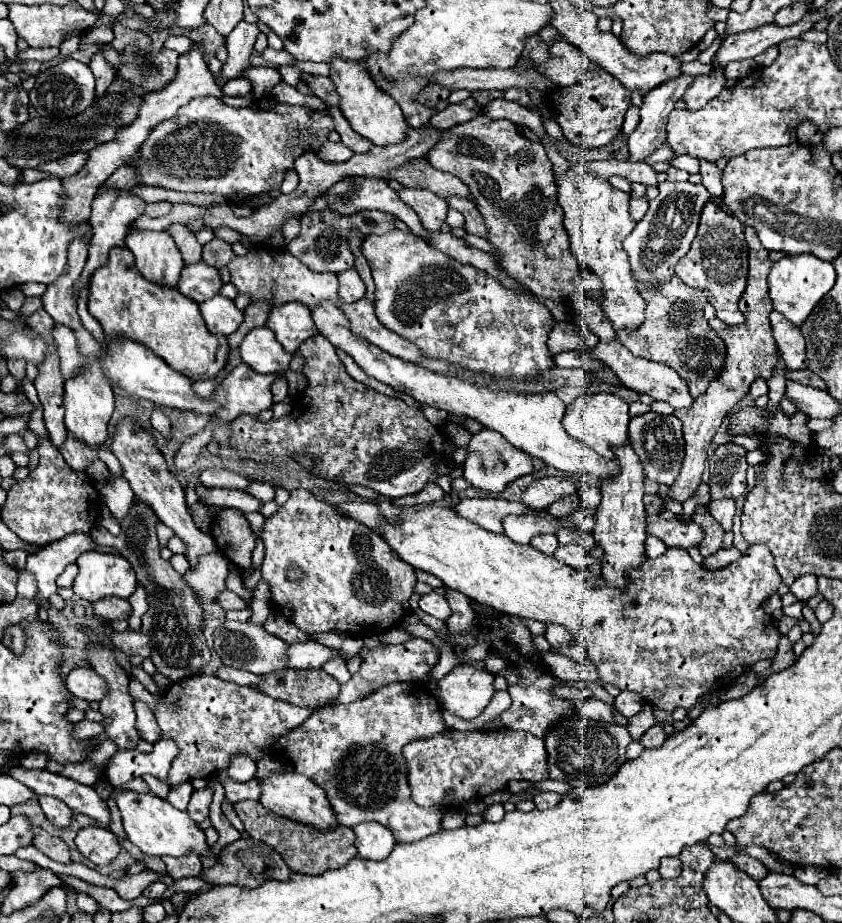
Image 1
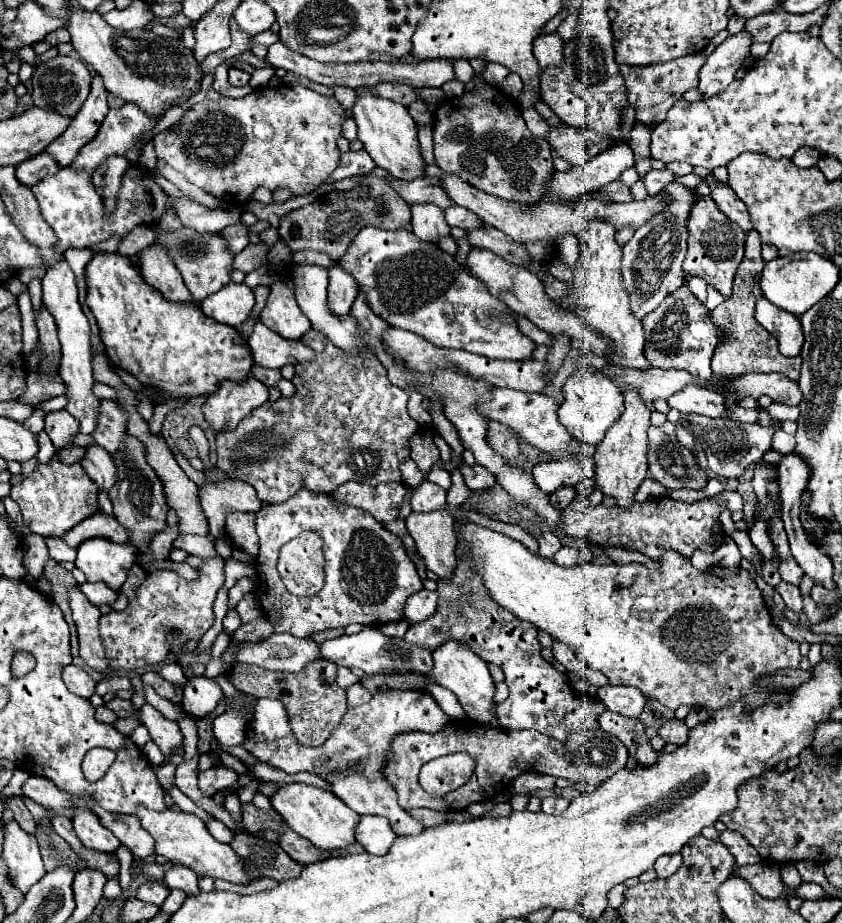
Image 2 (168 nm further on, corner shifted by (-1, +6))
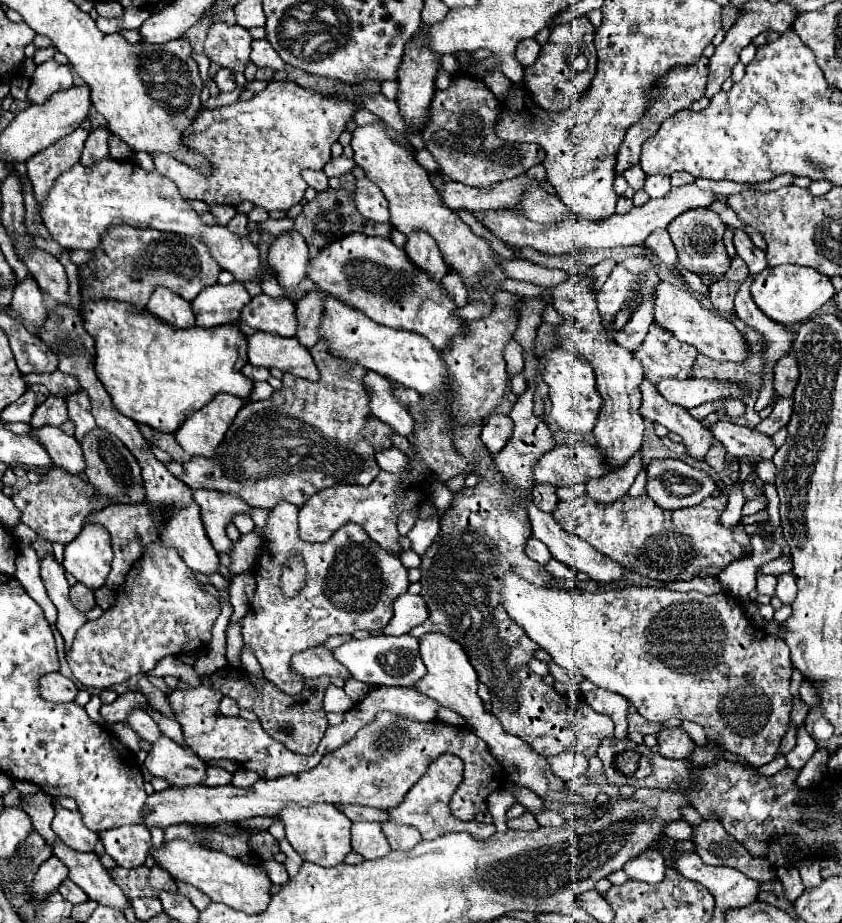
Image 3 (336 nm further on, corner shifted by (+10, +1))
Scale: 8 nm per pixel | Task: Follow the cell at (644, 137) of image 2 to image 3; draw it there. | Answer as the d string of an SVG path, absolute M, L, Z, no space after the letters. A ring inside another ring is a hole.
M640 165L626 169L626 171L622 173L622 177L630 183L632 189L640 189L640 187L644 187L644 179L646 179L646 175L644 175L644 171L640 169Z

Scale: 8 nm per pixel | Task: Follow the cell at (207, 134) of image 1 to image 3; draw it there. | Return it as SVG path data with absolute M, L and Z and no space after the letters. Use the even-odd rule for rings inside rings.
M270 81L268 87L256 93L250 101L236 101L228 107L218 107L212 111L204 109L198 119L184 131L182 143L210 161L212 171L208 175L198 169L186 167L186 163L174 161L172 155L154 155L152 159L156 169L178 185L178 191L184 199L200 199L208 205L232 207L242 201L252 201L266 211L288 211L292 205L300 203L304 191L308 189L308 183L302 179L302 171L320 171L330 161L330 147L338 141L356 109L358 107L354 103L322 97L320 93L314 93L310 89L302 89L294 81Z

